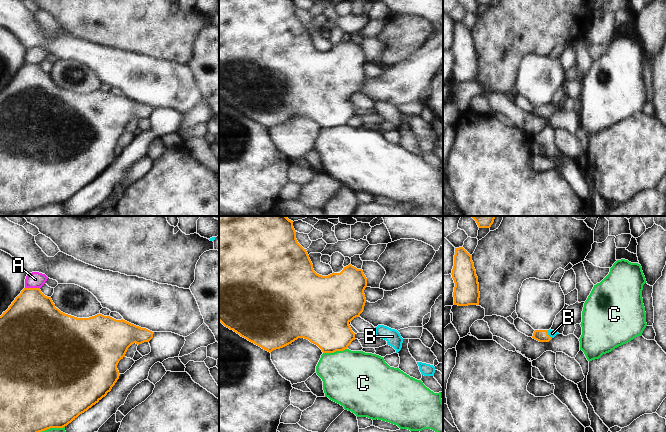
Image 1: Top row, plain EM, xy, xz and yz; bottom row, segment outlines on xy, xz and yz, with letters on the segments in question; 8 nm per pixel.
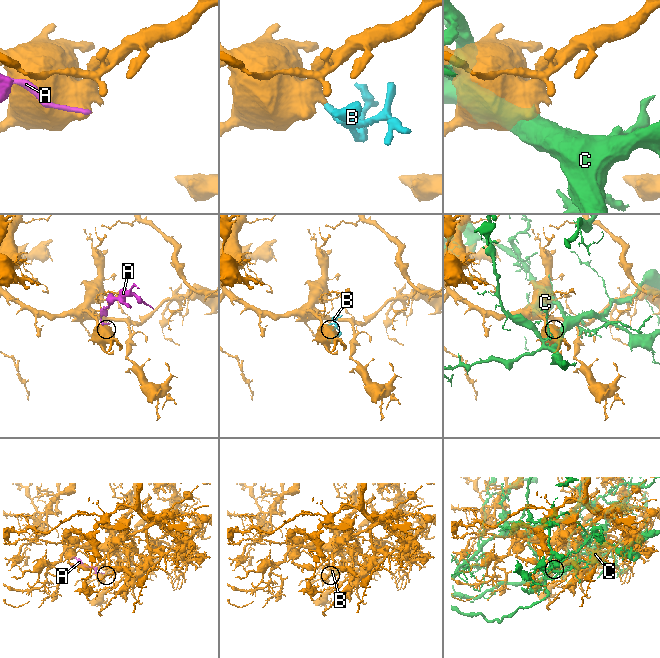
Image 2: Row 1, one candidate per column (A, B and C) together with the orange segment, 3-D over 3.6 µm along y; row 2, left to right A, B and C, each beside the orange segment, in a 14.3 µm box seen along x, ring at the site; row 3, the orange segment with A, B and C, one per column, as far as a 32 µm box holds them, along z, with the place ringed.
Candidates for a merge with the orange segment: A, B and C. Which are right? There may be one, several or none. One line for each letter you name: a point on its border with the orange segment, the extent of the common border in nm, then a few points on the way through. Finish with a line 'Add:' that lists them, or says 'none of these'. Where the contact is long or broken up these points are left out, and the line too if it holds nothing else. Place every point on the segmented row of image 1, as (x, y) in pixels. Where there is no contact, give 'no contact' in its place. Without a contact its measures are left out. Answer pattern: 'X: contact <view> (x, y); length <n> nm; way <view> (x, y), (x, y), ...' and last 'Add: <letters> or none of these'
B: contact yz (547, 334); length 80 nm; way yz (540, 335), (547, 334), (552, 333)
Add: B

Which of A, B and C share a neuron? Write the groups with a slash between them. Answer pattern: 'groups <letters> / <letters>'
groups A / B / C

